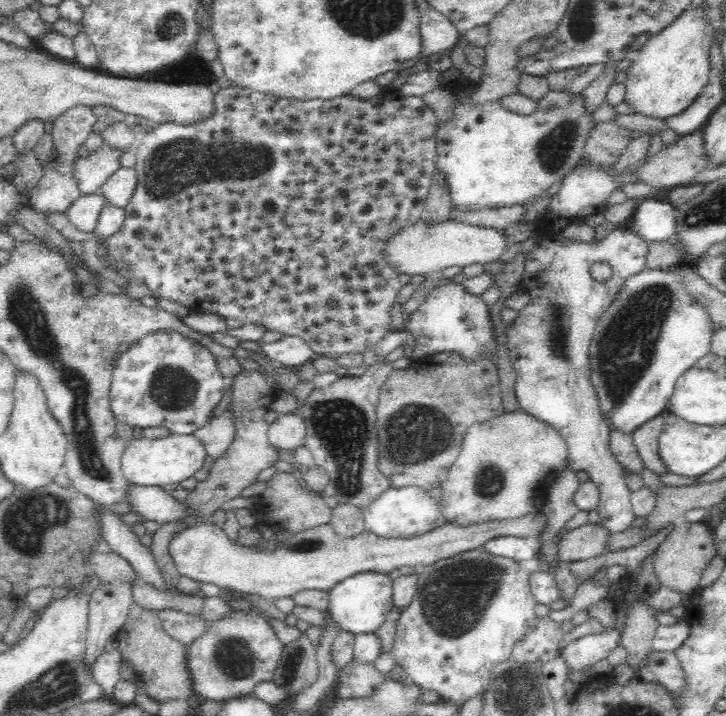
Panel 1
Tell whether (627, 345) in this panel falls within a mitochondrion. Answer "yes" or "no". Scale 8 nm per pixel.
yes

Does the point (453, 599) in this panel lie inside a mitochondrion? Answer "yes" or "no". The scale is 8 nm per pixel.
yes

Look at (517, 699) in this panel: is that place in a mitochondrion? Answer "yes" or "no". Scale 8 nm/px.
yes

